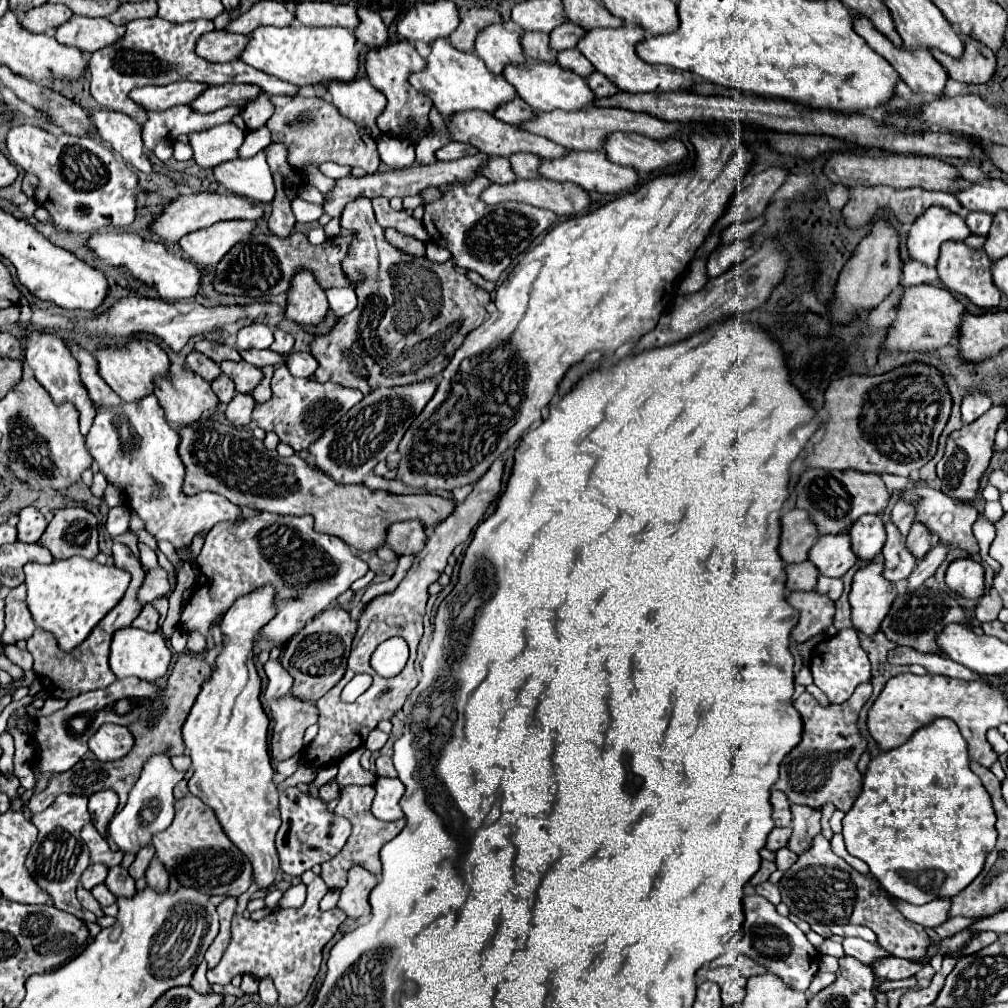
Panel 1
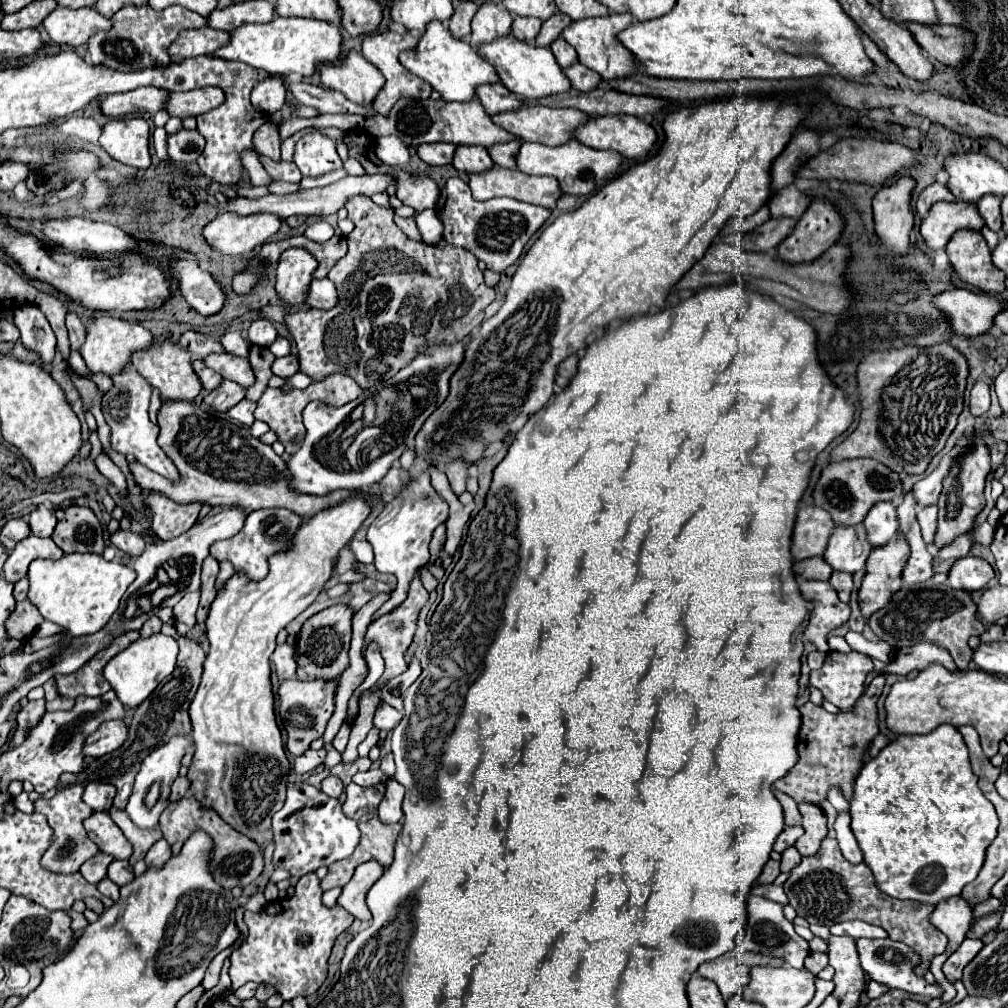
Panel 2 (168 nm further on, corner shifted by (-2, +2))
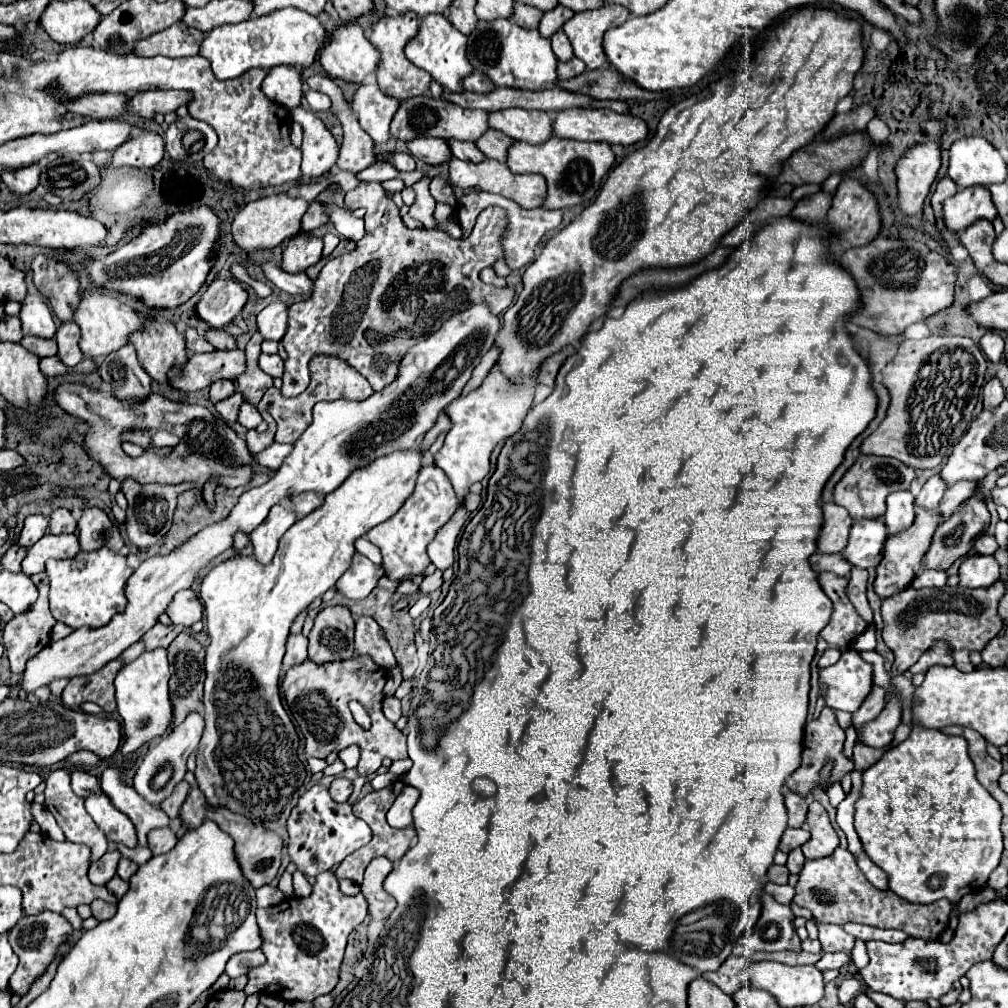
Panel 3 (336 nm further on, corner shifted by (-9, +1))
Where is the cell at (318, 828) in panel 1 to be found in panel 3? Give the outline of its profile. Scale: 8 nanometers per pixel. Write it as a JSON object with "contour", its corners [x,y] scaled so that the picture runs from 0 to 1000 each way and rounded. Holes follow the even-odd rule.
{"contour":[[[316,778],[297,792],[295,800],[291,802],[285,813],[285,823],[285,845],[289,849],[289,855],[293,855],[295,863],[299,863],[305,871],[338,857],[346,847],[350,847],[368,833],[368,821],[348,806],[348,798],[330,796],[326,784]]]}

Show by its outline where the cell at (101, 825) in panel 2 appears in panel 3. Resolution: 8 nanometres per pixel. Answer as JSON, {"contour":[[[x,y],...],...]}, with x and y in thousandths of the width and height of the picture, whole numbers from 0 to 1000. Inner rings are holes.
{"contour":[[[90,786],[84,792],[84,802],[86,802],[88,810],[94,813],[94,817],[106,827],[106,831],[110,835],[114,835],[114,837],[120,835],[128,841],[136,839],[136,829],[134,829],[132,815],[110,798],[106,788]]]}

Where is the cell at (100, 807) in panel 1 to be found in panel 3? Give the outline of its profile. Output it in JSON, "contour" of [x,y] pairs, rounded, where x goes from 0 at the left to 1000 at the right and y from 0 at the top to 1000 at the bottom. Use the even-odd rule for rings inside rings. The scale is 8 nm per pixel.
{"contour":[[[72,764],[72,766],[70,766],[70,784],[72,784],[76,790],[86,792],[86,788],[88,788],[90,784],[98,784],[98,782],[100,782],[100,780],[98,780],[98,774],[96,774],[94,770],[90,770],[90,768],[82,766],[82,764]]]}

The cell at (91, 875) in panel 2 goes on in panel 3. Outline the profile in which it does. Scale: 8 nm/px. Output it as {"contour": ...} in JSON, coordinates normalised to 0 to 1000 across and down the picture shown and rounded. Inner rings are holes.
{"contour":[[[108,843],[106,847],[102,847],[102,851],[98,851],[96,855],[90,855],[88,873],[92,877],[98,877],[98,879],[108,875],[108,871],[112,871],[114,865],[116,865],[118,851],[120,851],[120,847],[116,843]]]}

